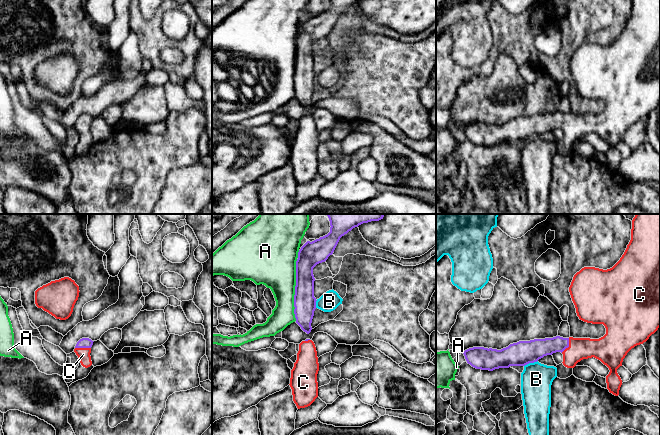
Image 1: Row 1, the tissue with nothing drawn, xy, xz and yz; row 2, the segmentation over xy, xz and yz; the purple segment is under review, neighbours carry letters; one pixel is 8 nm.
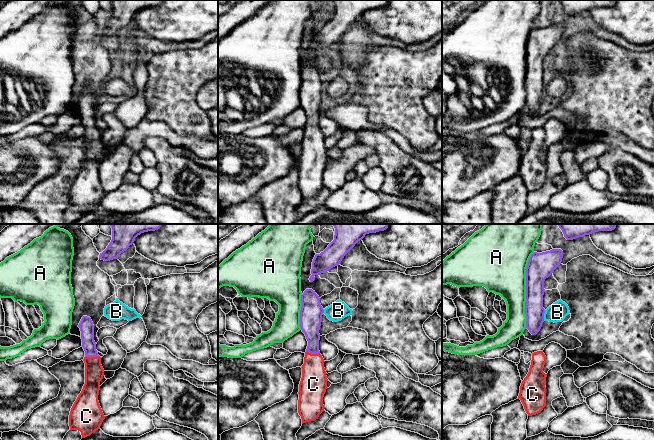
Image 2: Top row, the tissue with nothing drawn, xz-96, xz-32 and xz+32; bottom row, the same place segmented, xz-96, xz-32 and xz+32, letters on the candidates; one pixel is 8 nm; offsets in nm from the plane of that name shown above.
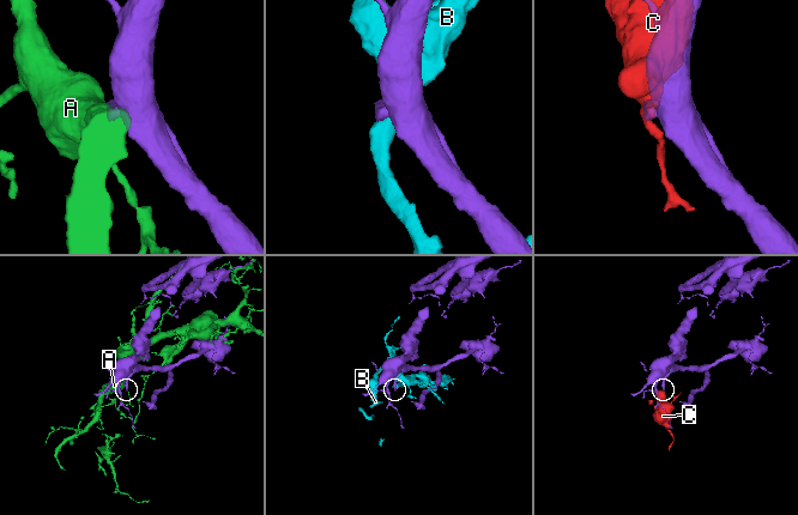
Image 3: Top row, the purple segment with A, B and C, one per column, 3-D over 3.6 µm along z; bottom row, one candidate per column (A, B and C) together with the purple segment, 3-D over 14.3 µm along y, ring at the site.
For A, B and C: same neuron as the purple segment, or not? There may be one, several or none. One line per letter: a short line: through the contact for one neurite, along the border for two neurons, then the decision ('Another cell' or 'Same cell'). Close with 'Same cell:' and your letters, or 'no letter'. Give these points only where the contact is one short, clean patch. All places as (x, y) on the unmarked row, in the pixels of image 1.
A: Another cell
B: Another cell
C: Line: xy (84, 118), (83, 123), (83, 130). Same cell
Same cell: C

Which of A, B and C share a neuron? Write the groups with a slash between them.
A / B / C

